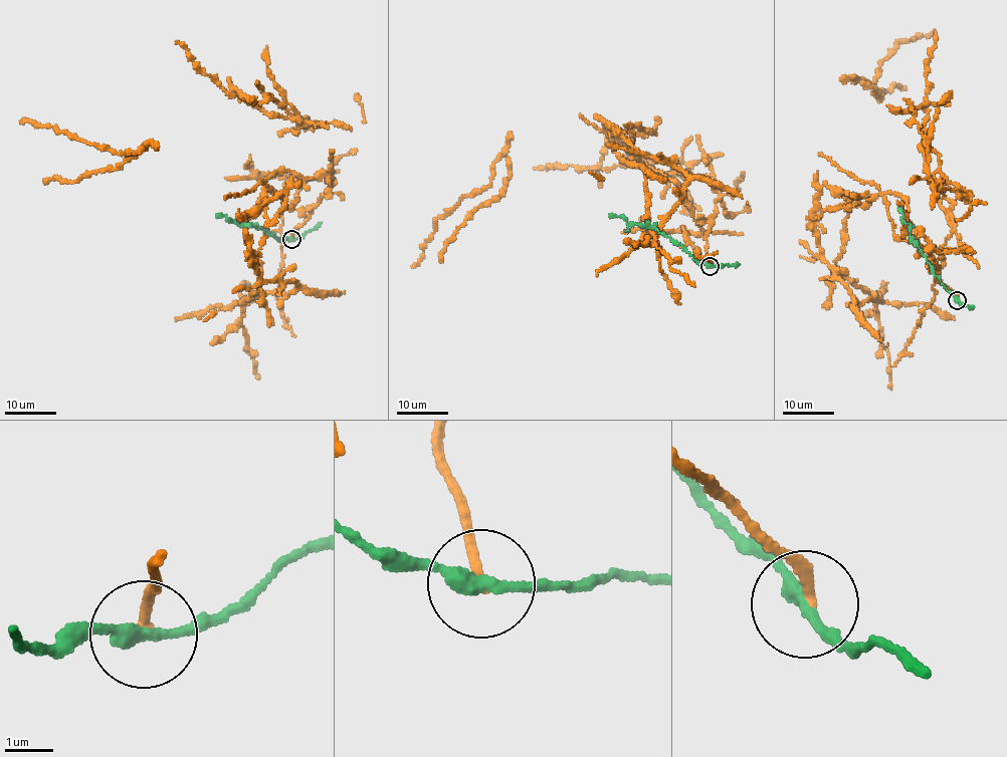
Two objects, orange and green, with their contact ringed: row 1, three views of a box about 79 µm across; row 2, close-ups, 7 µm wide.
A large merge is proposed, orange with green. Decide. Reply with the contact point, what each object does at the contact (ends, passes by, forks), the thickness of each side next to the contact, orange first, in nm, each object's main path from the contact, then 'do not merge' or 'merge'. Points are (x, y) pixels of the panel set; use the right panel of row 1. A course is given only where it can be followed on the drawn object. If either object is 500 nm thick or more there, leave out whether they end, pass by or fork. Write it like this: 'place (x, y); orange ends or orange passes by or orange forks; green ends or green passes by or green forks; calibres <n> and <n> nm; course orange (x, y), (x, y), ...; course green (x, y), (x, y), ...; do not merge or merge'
place (957, 300); orange ends; green passes by; calibres 240 and 280 nm; course orange (957, 300), (903, 198), (888, 193), (845, 221), (836, 271), (880, 300), (853, 298), (817, 244), (817, 171); course green (957, 300), (933, 272), (898, 209); do not merge

